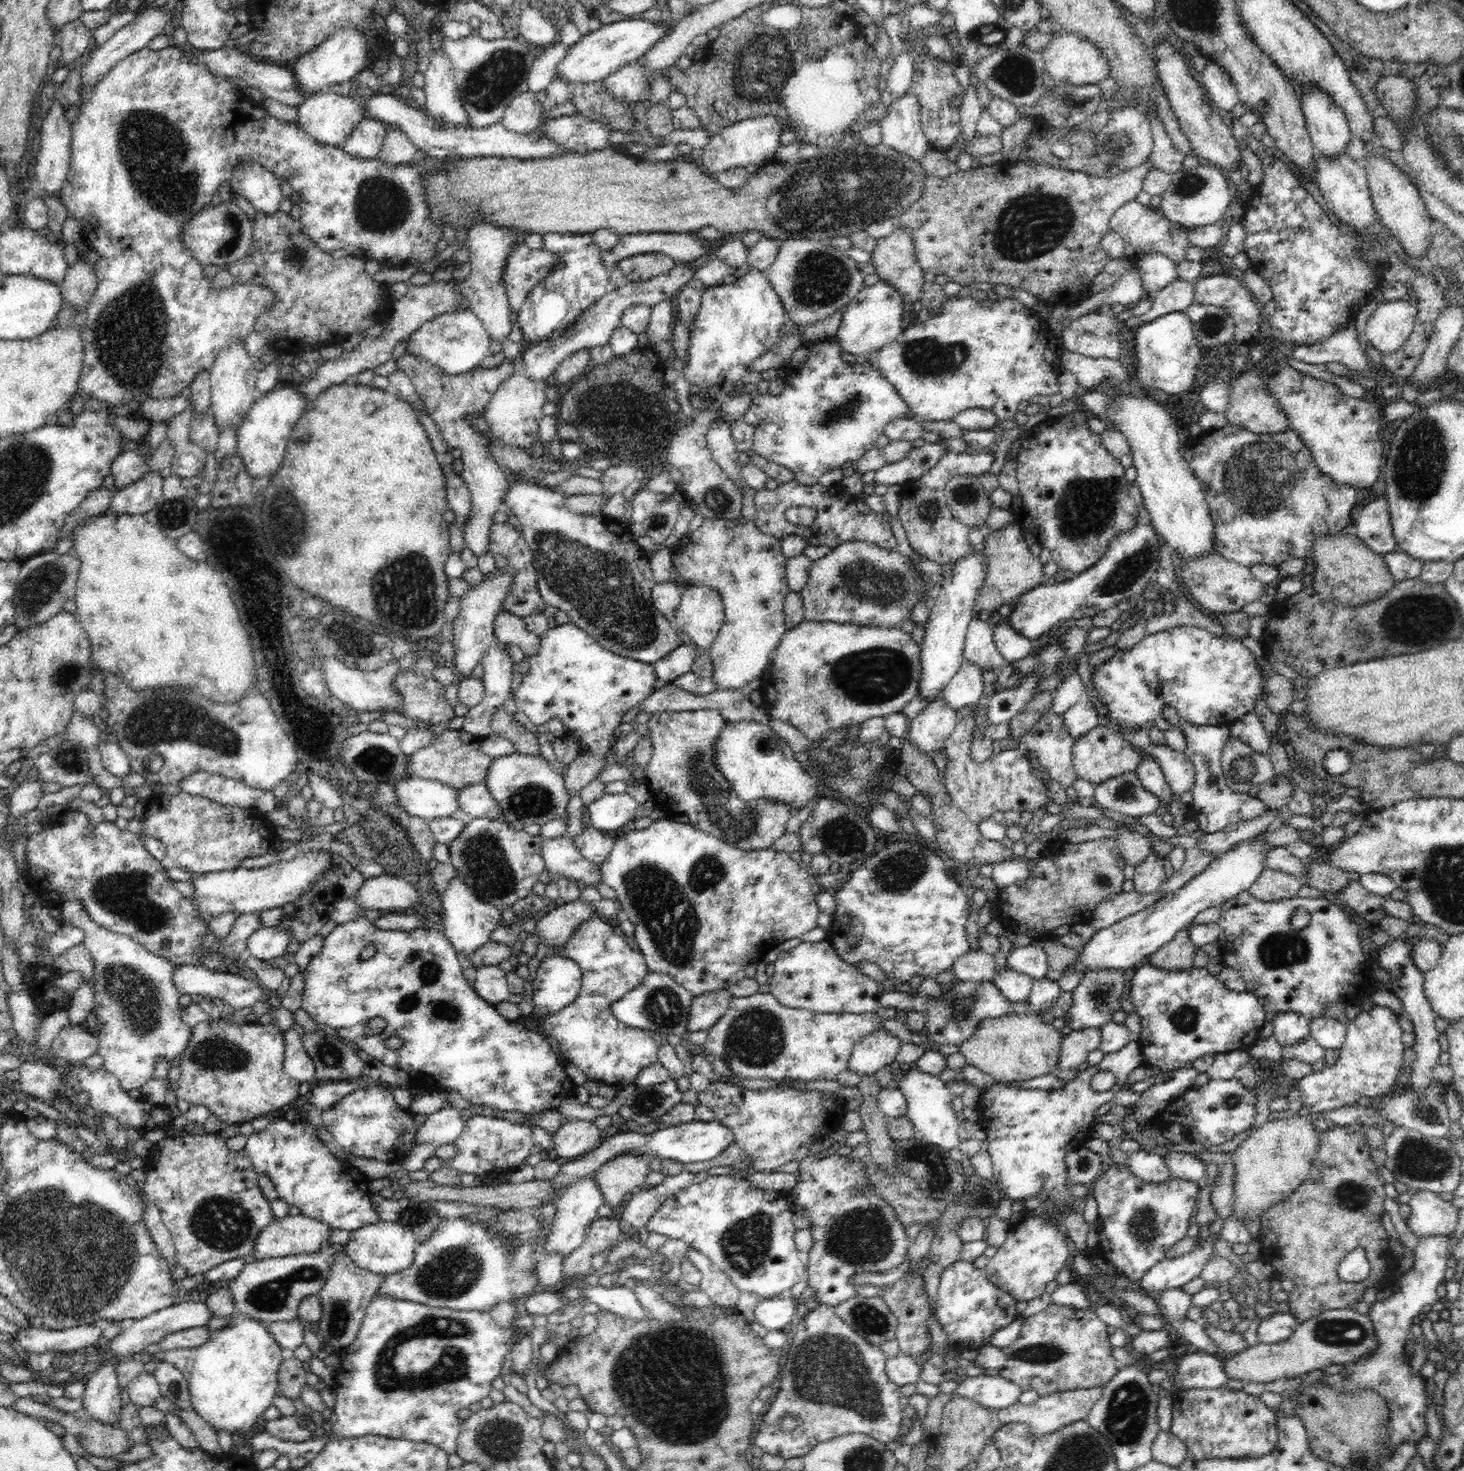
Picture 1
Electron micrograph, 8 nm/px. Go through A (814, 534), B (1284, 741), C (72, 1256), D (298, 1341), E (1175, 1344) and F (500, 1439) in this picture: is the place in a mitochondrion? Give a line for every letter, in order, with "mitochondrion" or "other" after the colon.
A: other
B: other
C: mitochondrion
D: other
E: other
F: mitochondrion

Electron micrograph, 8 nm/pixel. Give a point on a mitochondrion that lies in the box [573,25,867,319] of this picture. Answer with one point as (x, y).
(766, 62)

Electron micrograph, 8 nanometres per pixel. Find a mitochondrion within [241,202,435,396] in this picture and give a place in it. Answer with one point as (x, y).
(294, 255)

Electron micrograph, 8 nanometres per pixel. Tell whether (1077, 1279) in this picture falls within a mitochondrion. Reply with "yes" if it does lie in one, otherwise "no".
no

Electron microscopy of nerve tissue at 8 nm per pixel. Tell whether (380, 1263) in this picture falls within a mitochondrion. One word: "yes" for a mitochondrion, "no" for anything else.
no

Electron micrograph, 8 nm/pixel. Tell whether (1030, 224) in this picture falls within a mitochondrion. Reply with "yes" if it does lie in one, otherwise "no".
yes

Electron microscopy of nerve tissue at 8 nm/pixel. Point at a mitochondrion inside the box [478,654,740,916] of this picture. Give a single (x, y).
(532, 800)

